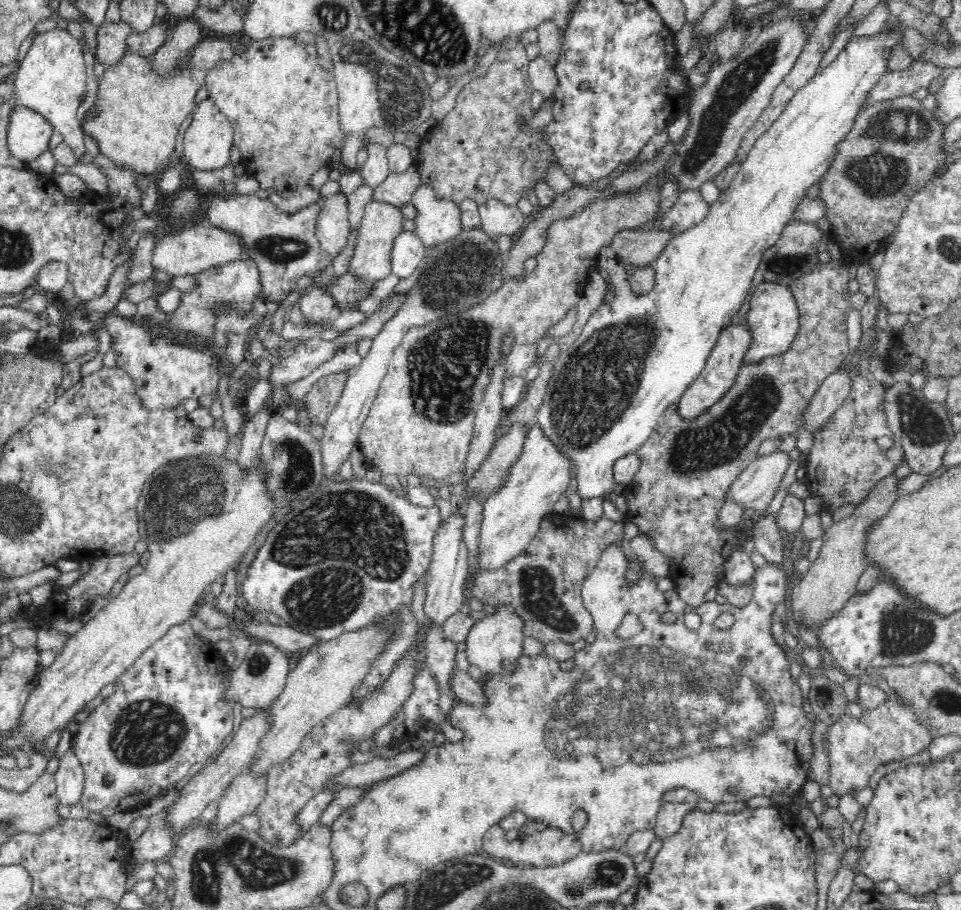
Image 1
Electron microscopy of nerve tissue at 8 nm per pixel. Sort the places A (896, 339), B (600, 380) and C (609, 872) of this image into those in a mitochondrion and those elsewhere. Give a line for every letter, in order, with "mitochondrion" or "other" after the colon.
A: other
B: mitochondrion
C: mitochondrion

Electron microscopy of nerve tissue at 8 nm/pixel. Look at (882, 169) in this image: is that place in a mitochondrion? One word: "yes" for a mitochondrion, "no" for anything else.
yes

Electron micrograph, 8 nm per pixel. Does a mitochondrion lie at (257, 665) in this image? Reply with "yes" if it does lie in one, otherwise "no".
yes

